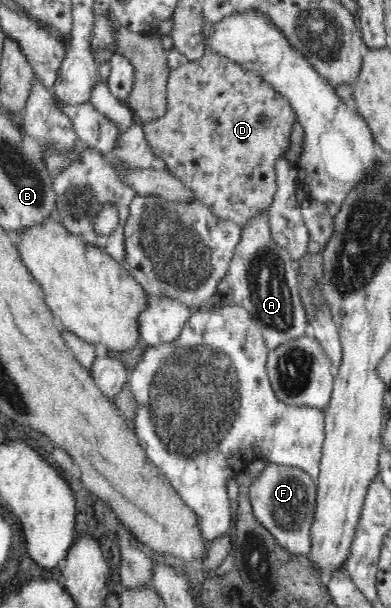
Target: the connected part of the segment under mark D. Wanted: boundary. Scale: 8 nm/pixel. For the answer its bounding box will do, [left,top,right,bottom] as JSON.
[141,43,297,227]

